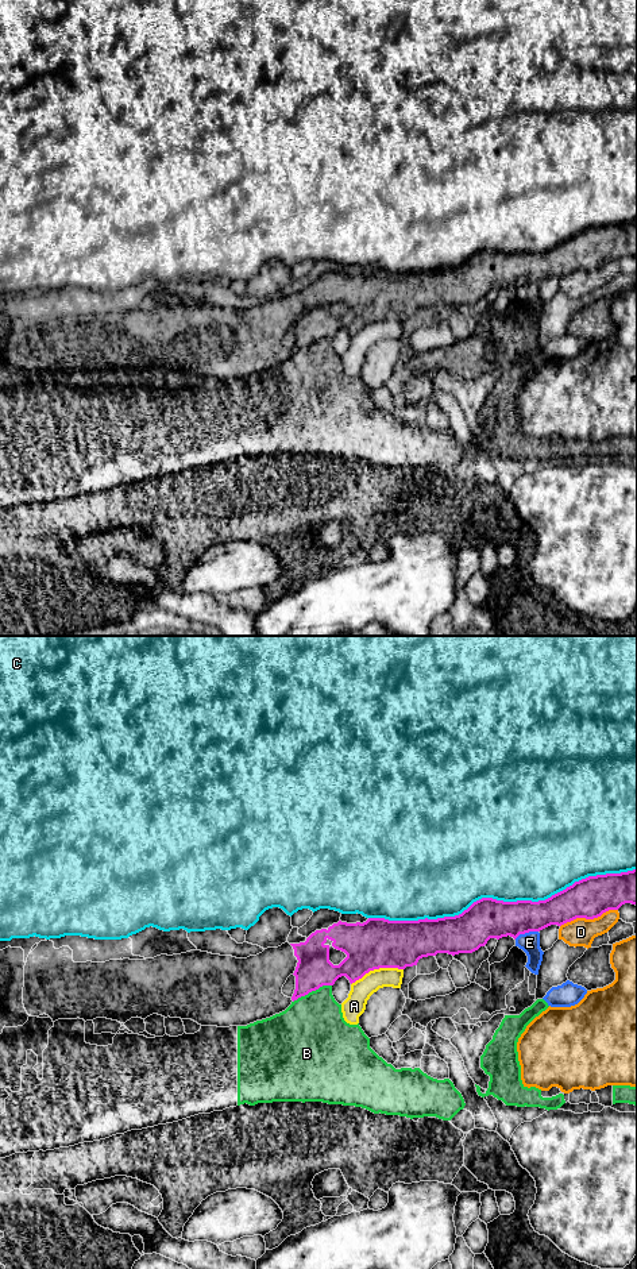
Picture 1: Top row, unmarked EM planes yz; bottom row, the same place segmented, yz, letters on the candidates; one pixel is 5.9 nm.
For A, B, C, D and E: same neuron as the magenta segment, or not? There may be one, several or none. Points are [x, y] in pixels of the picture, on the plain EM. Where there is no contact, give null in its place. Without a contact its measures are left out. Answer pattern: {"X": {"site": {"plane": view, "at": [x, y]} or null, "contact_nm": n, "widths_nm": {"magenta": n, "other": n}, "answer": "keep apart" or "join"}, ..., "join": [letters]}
{"A": {"site": {"plane": "yz", "at": [377, 320]}, "contact_nm": 320, "widths_nm": {"magenta": 300, "other": 130}, "answer": "keep apart"}, "B": {"site": {"plane": "yz", "at": [312, 342]}, "contact_nm": 260, "widths_nm": {"magenta": 220, "other": 400}, "answer": "keep apart"}, "C": {"site": {"plane": "yz", "at": [502, 253]}, "contact_nm": 1600, "widths_nm": {"magenta": 240, "other": 500}, "answer": "keep apart"}, "D": {"site": {"plane": "yz", "at": [589, 270]}, "contact_nm": 360, "widths_nm": {"magenta": 240, "other": 170}, "answer": "keep apart"}, "E": {"site": {"plane": "yz", "at": [525, 284]}, "contact_nm": 150, "widths_nm": {"magenta": 240, "other": 120}, "answer": "keep apart"}, "join": []}

